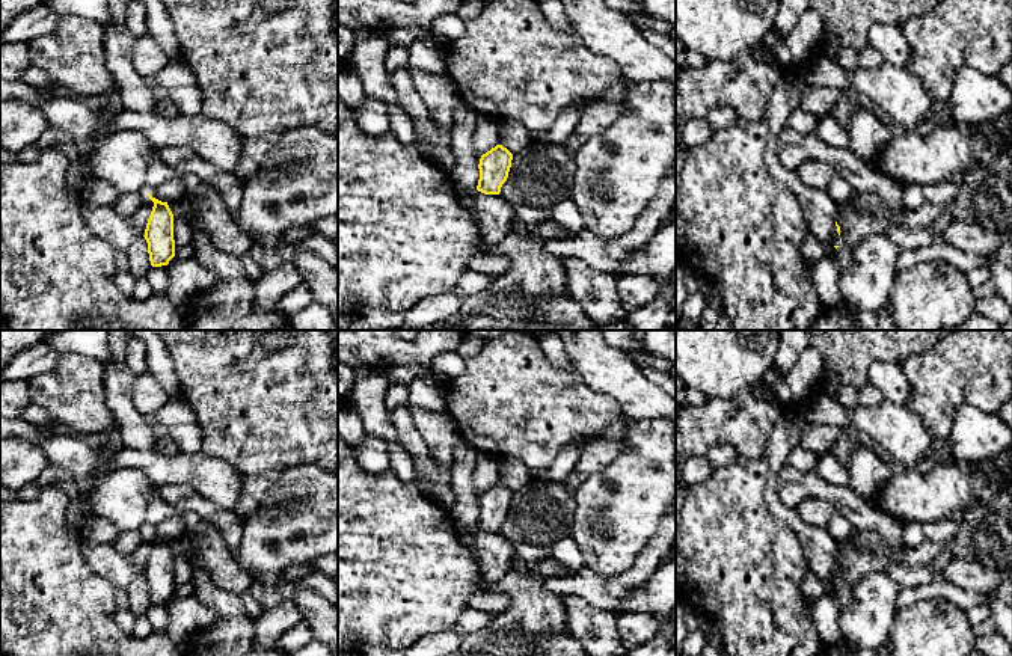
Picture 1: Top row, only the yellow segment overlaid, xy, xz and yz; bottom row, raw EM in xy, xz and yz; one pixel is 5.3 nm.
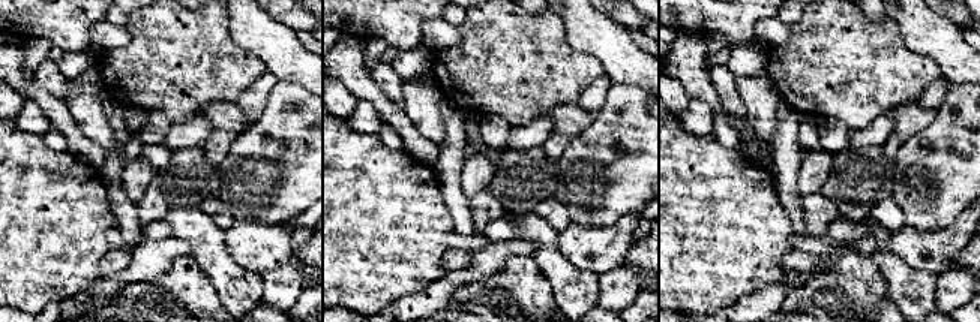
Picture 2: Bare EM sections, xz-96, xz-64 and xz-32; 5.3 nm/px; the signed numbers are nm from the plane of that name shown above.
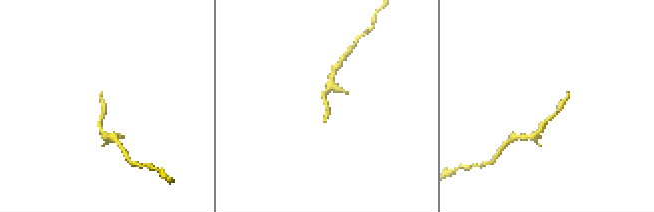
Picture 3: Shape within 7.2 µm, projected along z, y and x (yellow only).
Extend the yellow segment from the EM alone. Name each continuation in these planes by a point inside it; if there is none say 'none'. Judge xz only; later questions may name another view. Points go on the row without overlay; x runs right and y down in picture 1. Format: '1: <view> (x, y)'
none

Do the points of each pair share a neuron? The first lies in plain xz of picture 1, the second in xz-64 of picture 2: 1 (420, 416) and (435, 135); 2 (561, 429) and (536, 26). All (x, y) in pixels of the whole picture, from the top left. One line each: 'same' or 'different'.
1: same
2: same

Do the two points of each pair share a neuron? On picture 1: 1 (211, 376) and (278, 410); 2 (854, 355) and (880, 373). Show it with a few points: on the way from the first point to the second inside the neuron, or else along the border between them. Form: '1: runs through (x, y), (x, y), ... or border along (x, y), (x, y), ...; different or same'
1: runs through (228, 376), (243, 376), (261, 394); same
2: border along (899, 362), (875, 361), (869, 368), (867, 380); different

